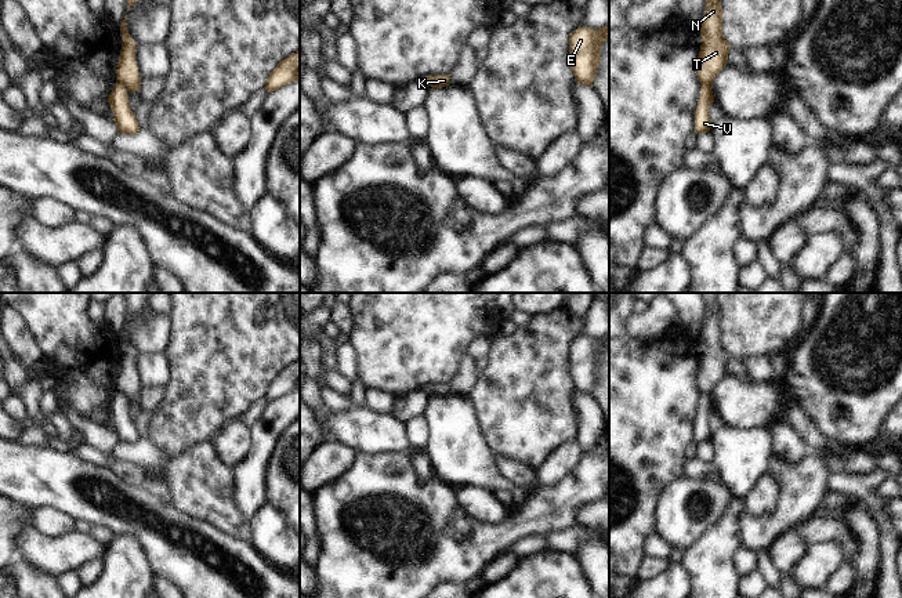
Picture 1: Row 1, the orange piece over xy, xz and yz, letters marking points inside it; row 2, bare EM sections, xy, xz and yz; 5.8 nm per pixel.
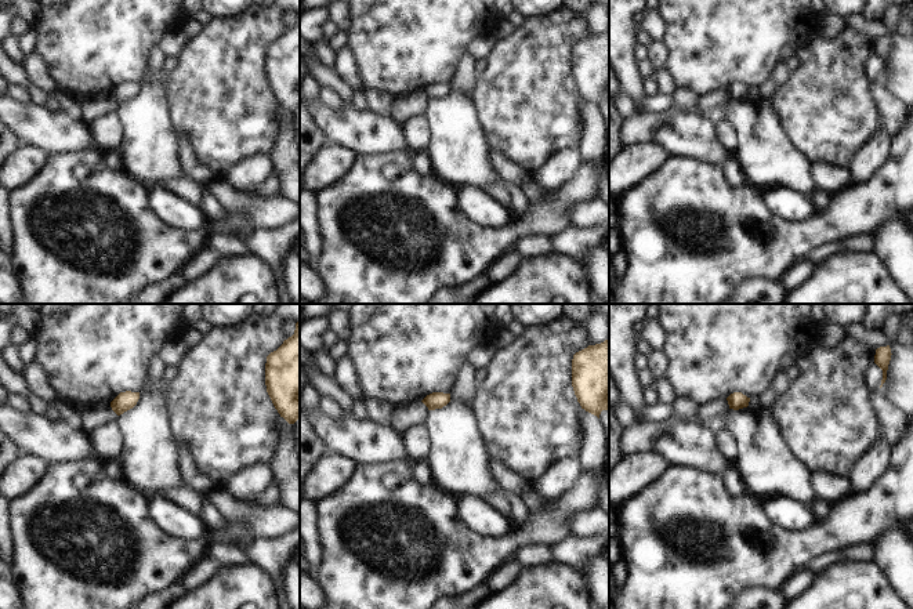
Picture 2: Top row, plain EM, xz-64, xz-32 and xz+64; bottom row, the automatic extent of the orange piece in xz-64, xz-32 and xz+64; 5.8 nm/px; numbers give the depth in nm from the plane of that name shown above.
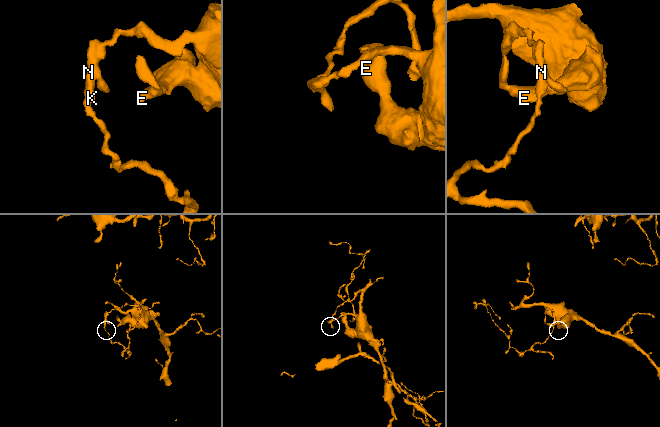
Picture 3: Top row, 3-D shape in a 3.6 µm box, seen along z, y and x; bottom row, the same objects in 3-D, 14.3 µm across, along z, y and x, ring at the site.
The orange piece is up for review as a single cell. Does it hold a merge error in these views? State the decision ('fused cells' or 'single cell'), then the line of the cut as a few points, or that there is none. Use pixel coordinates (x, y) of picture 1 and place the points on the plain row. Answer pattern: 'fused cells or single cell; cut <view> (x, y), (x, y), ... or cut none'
fused cells; cut yz (702, 394), (710, 397)

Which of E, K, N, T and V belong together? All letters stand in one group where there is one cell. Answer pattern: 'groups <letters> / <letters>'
groups E K N T / V

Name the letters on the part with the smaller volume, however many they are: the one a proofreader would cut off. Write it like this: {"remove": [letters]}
{"remove": ["V"]}

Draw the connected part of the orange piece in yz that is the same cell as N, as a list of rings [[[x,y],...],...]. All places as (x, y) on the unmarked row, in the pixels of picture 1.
[[[700,293],[706,304],[706,319],[702,329],[702,354],[698,365],[698,389],[711,396],[718,383],[728,373],[732,358],[722,344],[722,315],[718,293]]]

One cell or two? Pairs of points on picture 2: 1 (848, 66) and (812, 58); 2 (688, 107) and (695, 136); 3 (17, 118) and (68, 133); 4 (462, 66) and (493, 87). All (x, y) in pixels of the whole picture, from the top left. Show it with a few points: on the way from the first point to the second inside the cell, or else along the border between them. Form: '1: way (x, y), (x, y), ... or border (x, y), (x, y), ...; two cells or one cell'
1: way (840, 66), (825, 66), (821, 62); one cell
2: border (684, 112), (703, 116); two cells
3: way (29, 123), (55, 133); one cell
4: border (475, 80), (471, 93); two cells

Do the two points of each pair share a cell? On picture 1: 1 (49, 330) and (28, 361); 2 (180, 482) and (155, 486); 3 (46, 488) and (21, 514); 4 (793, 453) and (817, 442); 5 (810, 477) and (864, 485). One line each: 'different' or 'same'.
1: different
2: different
3: different
4: different
5: different

